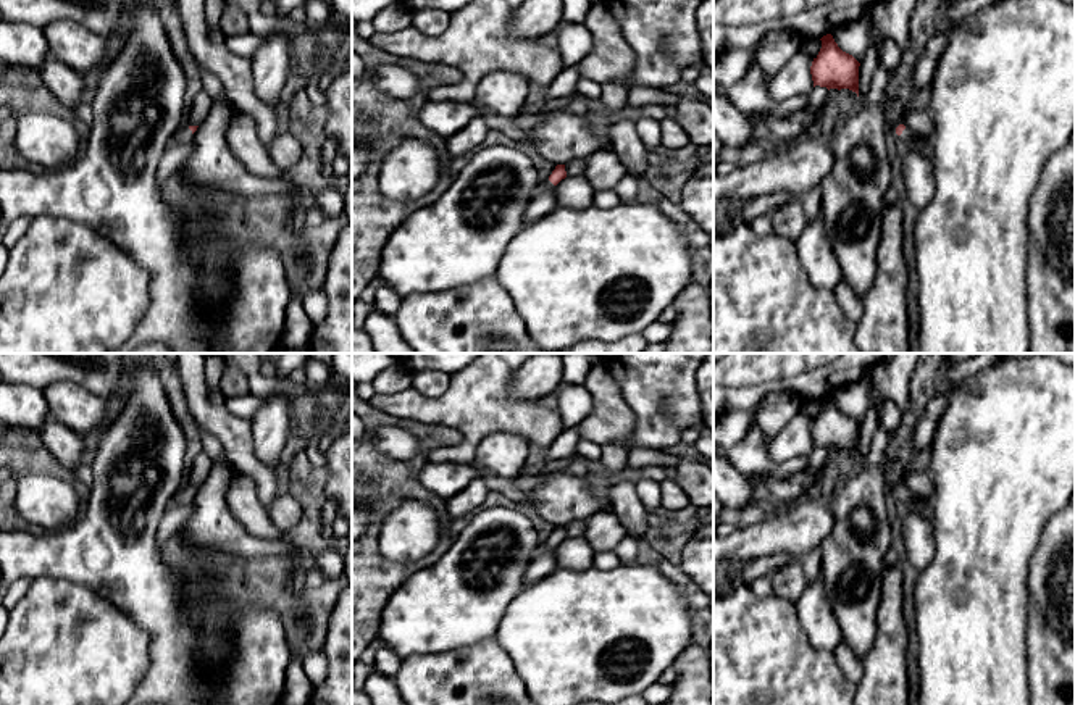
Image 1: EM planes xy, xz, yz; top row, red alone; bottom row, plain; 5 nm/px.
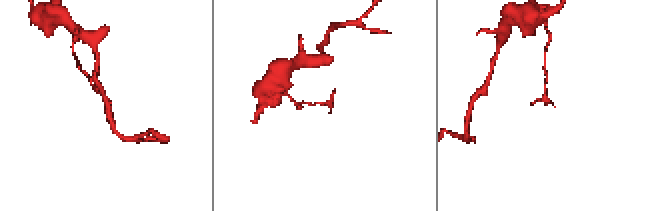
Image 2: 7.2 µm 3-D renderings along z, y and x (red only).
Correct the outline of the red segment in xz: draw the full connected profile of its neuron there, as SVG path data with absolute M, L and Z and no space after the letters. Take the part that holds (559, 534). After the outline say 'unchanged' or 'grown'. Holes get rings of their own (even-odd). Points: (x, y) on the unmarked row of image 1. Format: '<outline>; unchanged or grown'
M557 526L547 542L541 542L541 545L534 550L534 557L544 555L557 547L562 540L567 539L565 526Z; grown

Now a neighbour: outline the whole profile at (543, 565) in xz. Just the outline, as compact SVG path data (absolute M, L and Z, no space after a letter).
M555 547L544 553L536 557L529 566L525 571L525 584L533 584L546 576L549 576L550 573L554 573L558 568L557 565L557 553L555 553Z

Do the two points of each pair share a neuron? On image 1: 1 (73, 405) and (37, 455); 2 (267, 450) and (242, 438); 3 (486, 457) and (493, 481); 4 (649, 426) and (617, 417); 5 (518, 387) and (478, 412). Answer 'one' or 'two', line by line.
1: two
2: two
3: two
4: two
5: two

